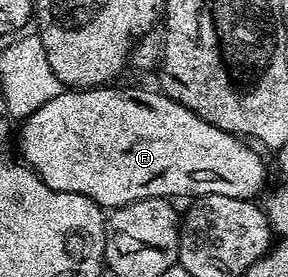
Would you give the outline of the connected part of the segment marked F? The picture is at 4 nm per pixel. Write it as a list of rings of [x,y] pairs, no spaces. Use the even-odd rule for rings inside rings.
[[[119,86],[61,91],[22,121],[23,129],[17,132],[18,151],[19,148],[23,151],[23,163],[42,178],[45,186],[58,192],[85,194],[104,210],[151,197],[198,198],[225,194],[225,198],[255,200],[266,186],[267,168],[246,139],[205,122],[205,118],[173,102],[173,98],[164,96],[162,91],[115,87]]]

